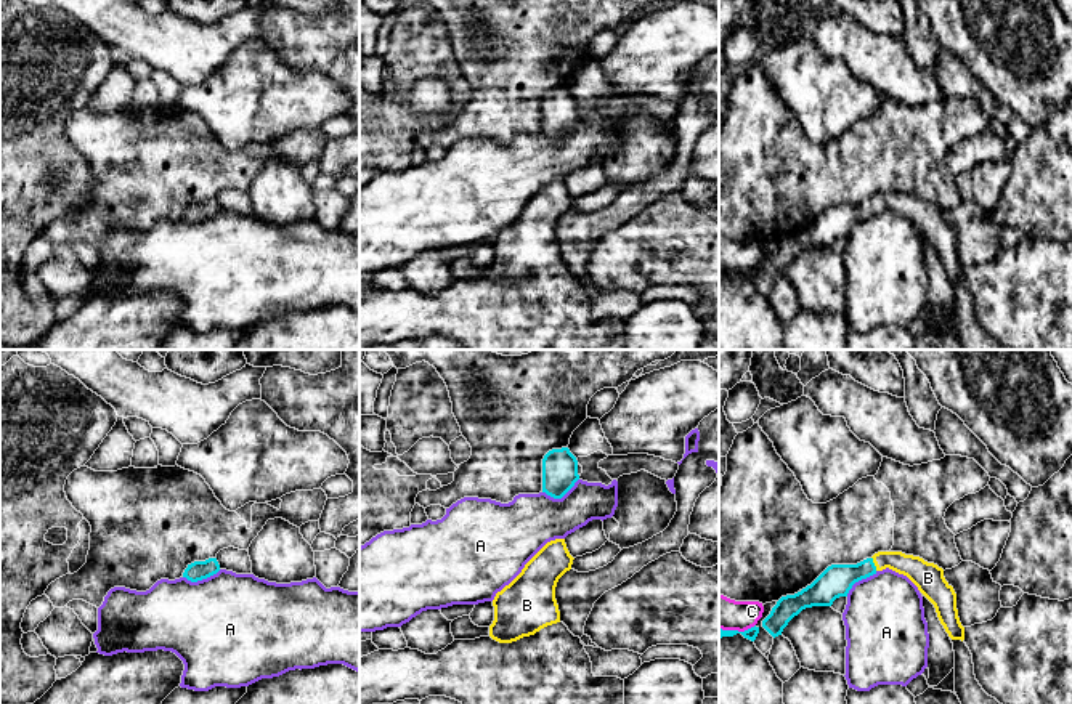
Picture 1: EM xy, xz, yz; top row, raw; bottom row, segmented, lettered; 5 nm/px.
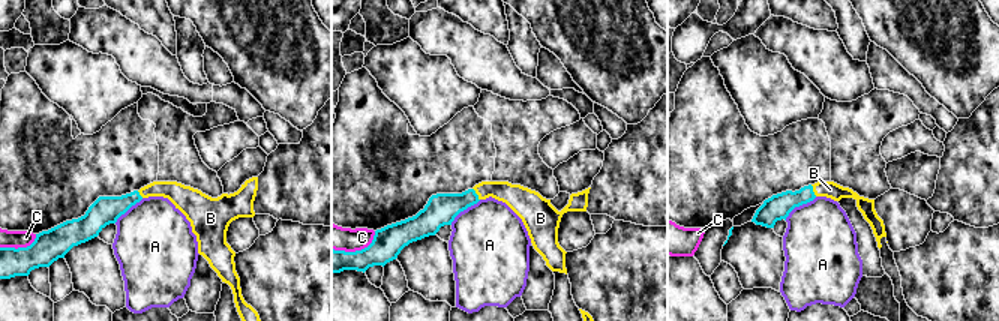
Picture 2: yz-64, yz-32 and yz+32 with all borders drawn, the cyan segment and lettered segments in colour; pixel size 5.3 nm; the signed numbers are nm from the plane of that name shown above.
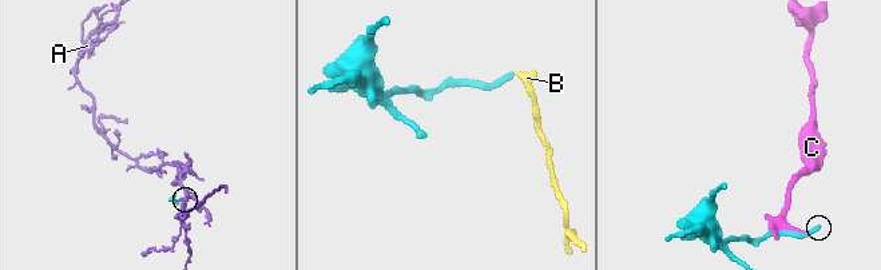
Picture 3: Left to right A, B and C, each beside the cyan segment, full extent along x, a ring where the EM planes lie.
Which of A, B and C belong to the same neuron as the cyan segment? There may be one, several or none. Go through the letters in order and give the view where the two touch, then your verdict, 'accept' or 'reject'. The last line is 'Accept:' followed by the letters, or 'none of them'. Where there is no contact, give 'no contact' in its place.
A: contact in xz; reject
B: contact in yz; accept
C: contact in yz; reject
Accept: B

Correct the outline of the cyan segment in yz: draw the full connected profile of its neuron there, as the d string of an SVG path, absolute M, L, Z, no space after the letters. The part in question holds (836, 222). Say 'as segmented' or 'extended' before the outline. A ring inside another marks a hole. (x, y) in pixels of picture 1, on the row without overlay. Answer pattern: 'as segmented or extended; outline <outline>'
extended; outline M878 192L871 199L867 199L857 205L828 207L810 226L801 233L782 237L772 249L770 255L762 261L762 268L775 279L782 276L788 263L802 250L812 247L831 247L836 239L847 237L855 223L867 220L886 208L907 216L918 228L918 231L934 245L937 258L952 281L964 281L964 268L960 263L956 250L956 234L945 221L944 210L934 204L924 202L920 197L905 196L902 192Z

